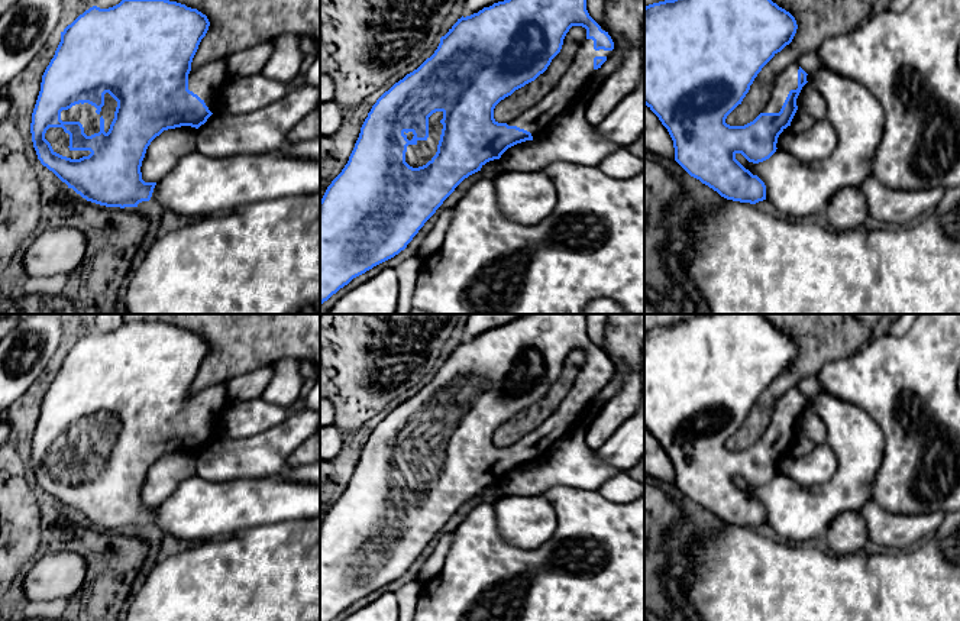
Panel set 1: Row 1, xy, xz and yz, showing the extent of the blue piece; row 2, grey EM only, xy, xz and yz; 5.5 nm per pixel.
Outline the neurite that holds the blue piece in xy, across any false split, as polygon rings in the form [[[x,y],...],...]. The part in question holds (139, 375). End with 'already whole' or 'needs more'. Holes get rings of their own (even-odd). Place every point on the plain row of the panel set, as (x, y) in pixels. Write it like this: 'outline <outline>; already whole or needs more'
outline [[[123,323],[113,331],[93,330],[80,339],[61,356],[32,437],[32,466],[41,488],[87,525],[120,533],[149,525],[156,507],[145,507],[140,491],[151,466],[168,453],[198,453],[220,436],[220,415],[229,402],[224,384],[191,392],[209,350],[197,333],[165,323]]]; needs more

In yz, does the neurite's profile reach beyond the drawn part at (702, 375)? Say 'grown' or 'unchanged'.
grown

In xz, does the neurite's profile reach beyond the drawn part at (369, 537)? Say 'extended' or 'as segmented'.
extended

